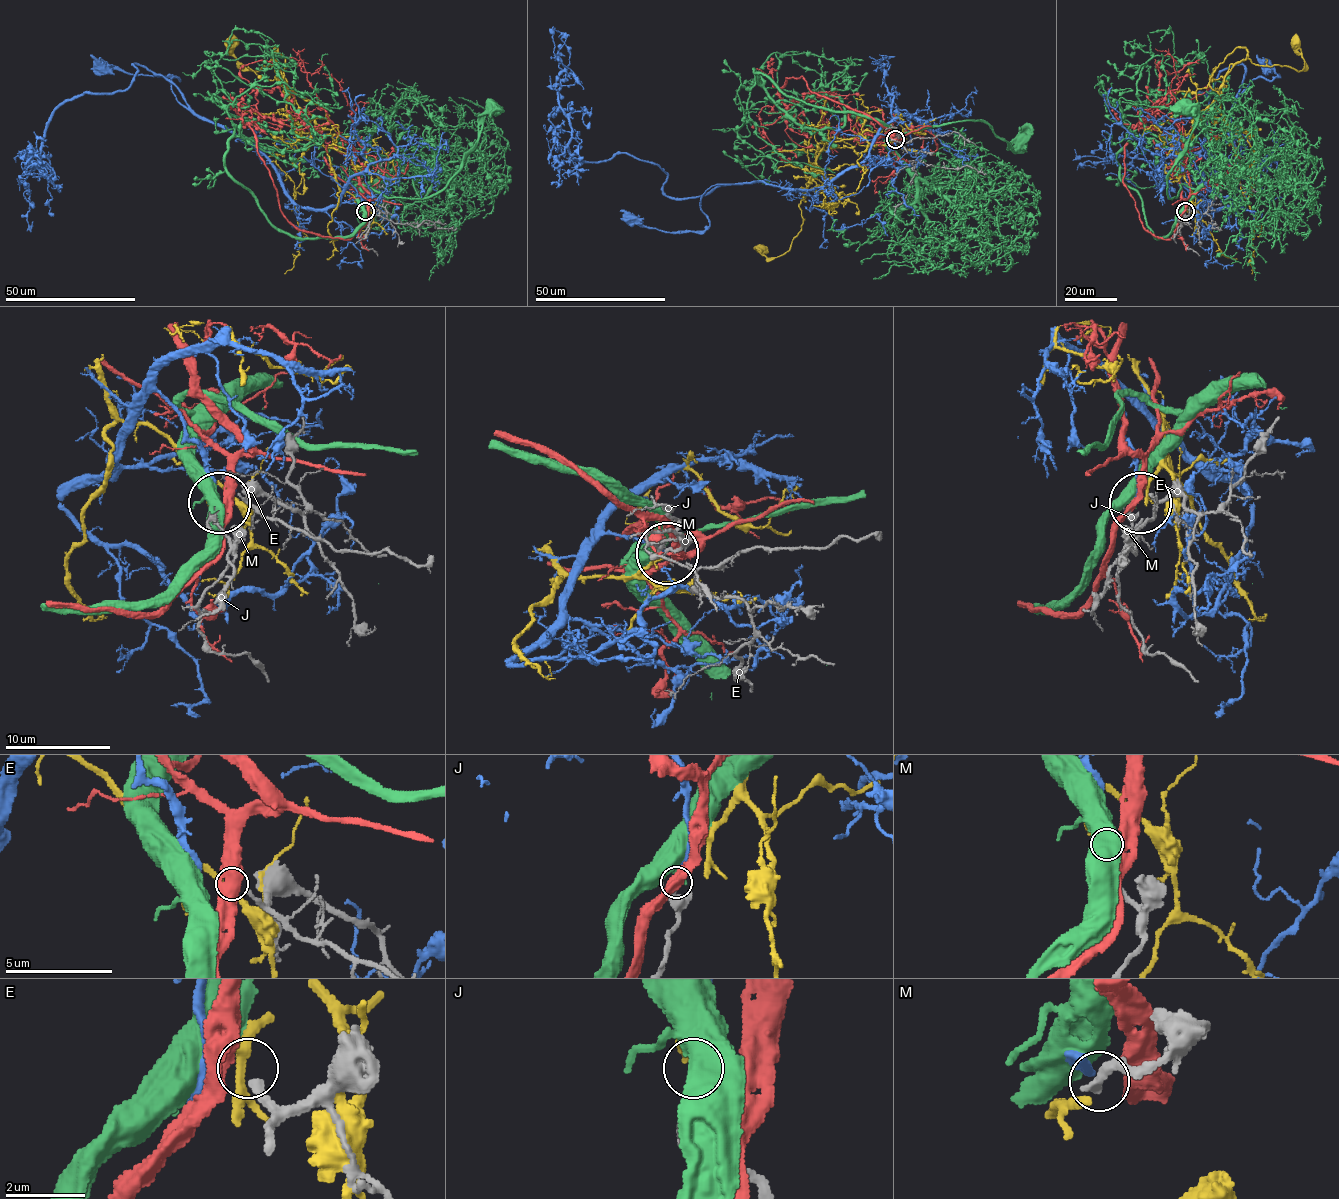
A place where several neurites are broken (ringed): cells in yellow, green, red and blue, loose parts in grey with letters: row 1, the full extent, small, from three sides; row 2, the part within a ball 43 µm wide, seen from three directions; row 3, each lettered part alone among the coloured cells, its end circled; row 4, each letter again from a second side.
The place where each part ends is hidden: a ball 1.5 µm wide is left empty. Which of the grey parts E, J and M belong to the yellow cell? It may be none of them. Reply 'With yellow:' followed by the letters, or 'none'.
With yellow: M

